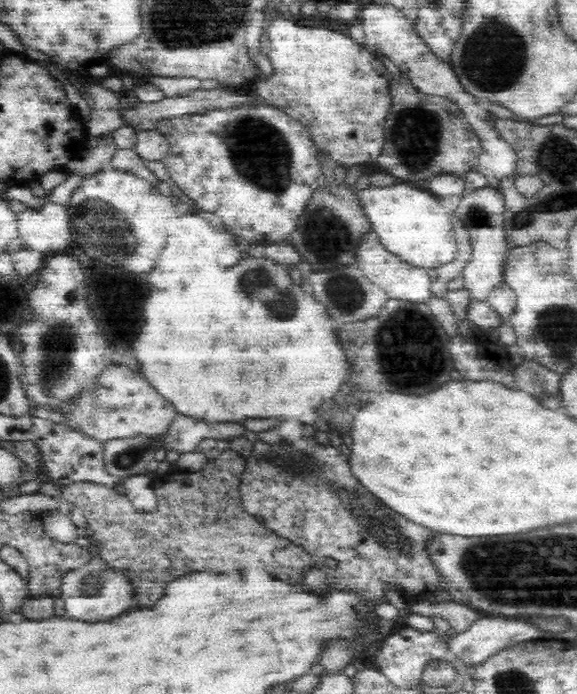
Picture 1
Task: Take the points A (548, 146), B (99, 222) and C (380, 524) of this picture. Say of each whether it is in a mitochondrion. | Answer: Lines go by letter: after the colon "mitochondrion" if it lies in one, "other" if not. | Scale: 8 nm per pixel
A: mitochondrion
B: mitochondrion
C: mitochondrion

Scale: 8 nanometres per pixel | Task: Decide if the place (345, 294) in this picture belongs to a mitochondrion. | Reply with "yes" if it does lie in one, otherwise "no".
yes

